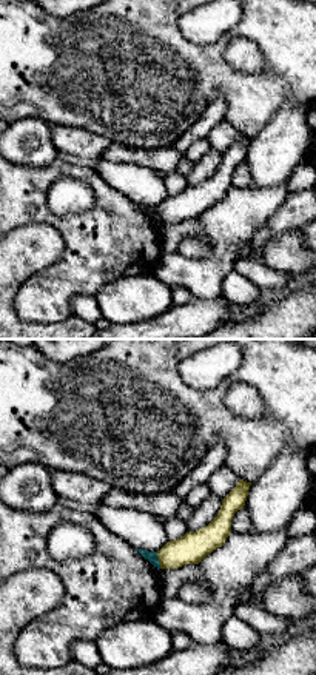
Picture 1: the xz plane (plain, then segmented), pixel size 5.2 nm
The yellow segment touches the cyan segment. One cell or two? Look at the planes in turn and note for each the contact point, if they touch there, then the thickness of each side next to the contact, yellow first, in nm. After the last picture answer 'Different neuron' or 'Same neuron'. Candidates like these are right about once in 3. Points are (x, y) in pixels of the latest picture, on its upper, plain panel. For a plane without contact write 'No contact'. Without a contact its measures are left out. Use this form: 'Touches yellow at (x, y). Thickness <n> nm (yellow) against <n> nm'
Touches yellow at (159, 214). Thickness 160 nm (yellow) against 60 nm

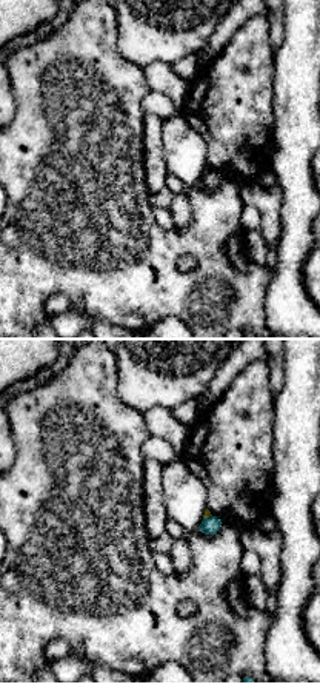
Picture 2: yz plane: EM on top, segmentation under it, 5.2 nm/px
Touches yellow at (206, 171). Thickness 30 nm (yellow) against 100 nm

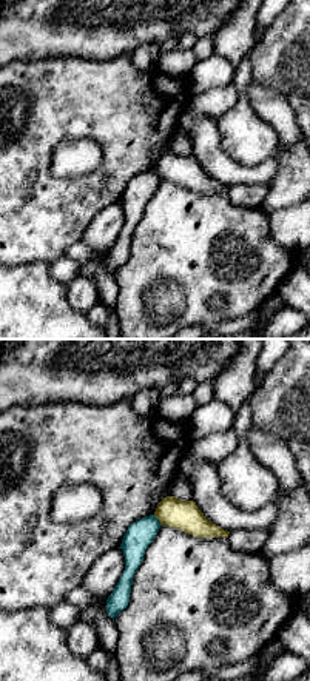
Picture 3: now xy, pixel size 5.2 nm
Touches yellow at (158, 173). Thickness 160 nm (yellow) against 140 nm

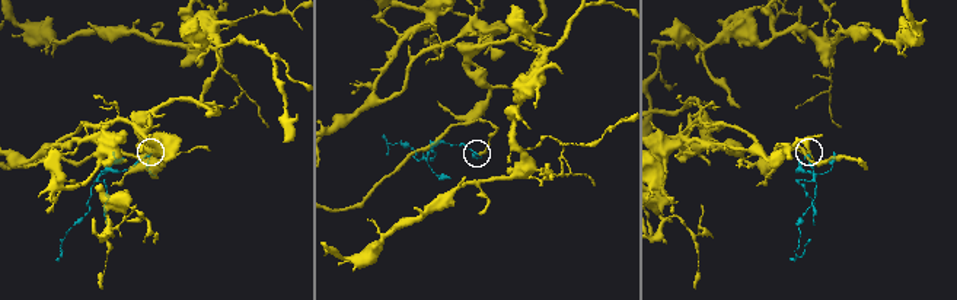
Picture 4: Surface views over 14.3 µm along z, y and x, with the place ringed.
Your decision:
Different neuron

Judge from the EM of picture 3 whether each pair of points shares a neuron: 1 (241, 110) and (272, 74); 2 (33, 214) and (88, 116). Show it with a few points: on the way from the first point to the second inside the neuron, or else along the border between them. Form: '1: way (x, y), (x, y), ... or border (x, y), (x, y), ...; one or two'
1: border (249, 53), (253, 80); two
2: way (37, 187), (40, 148), (60, 128); one

